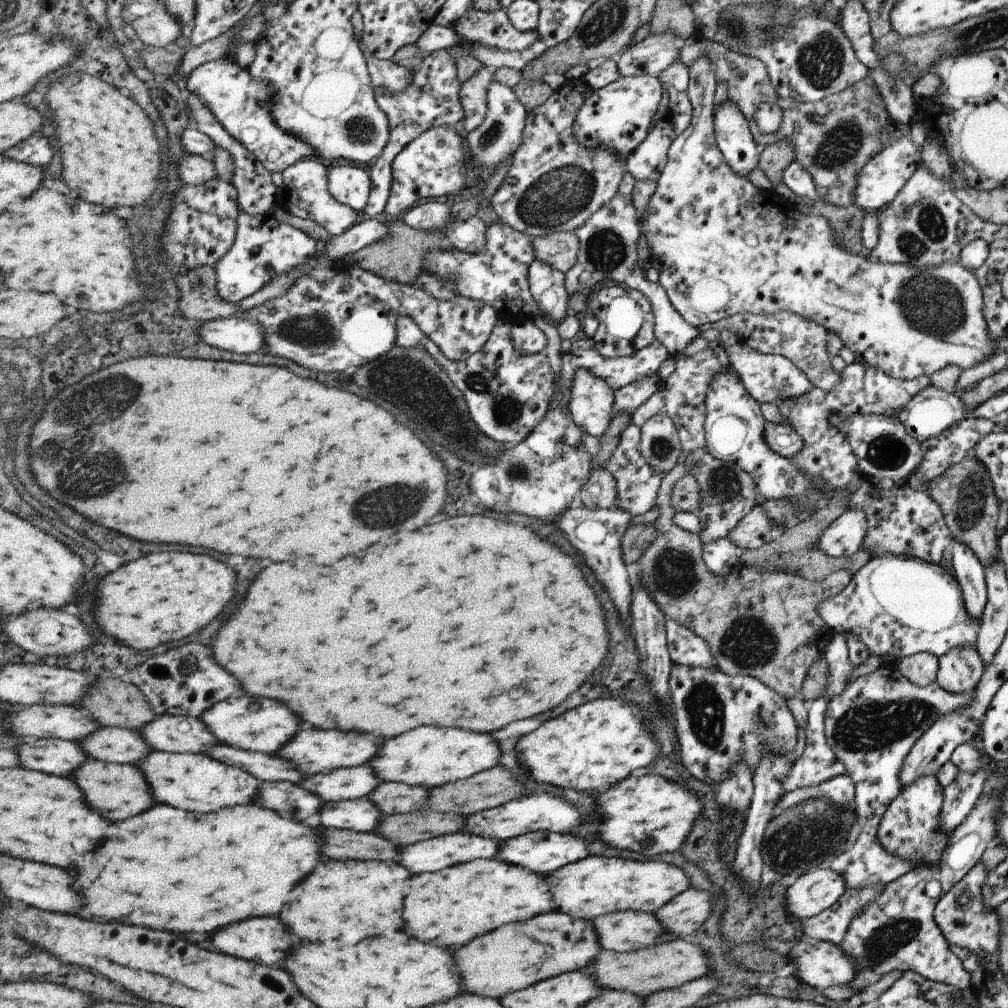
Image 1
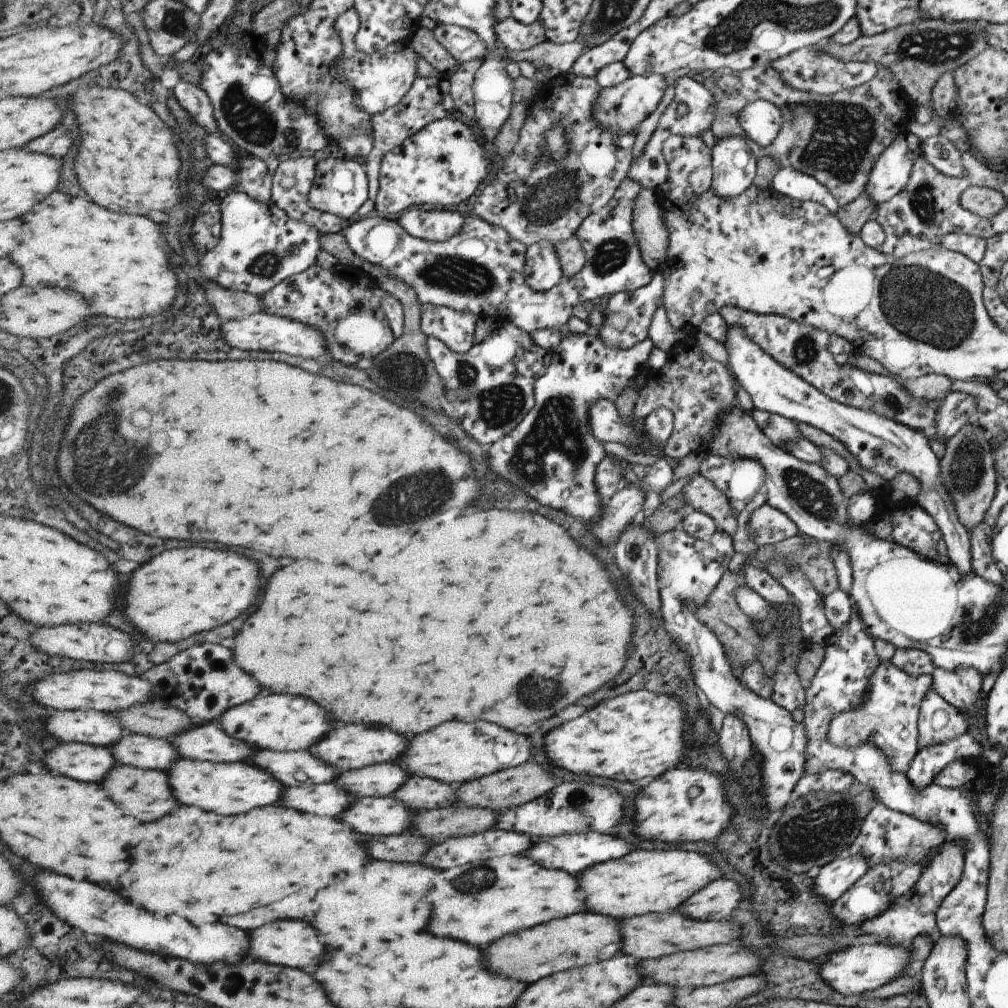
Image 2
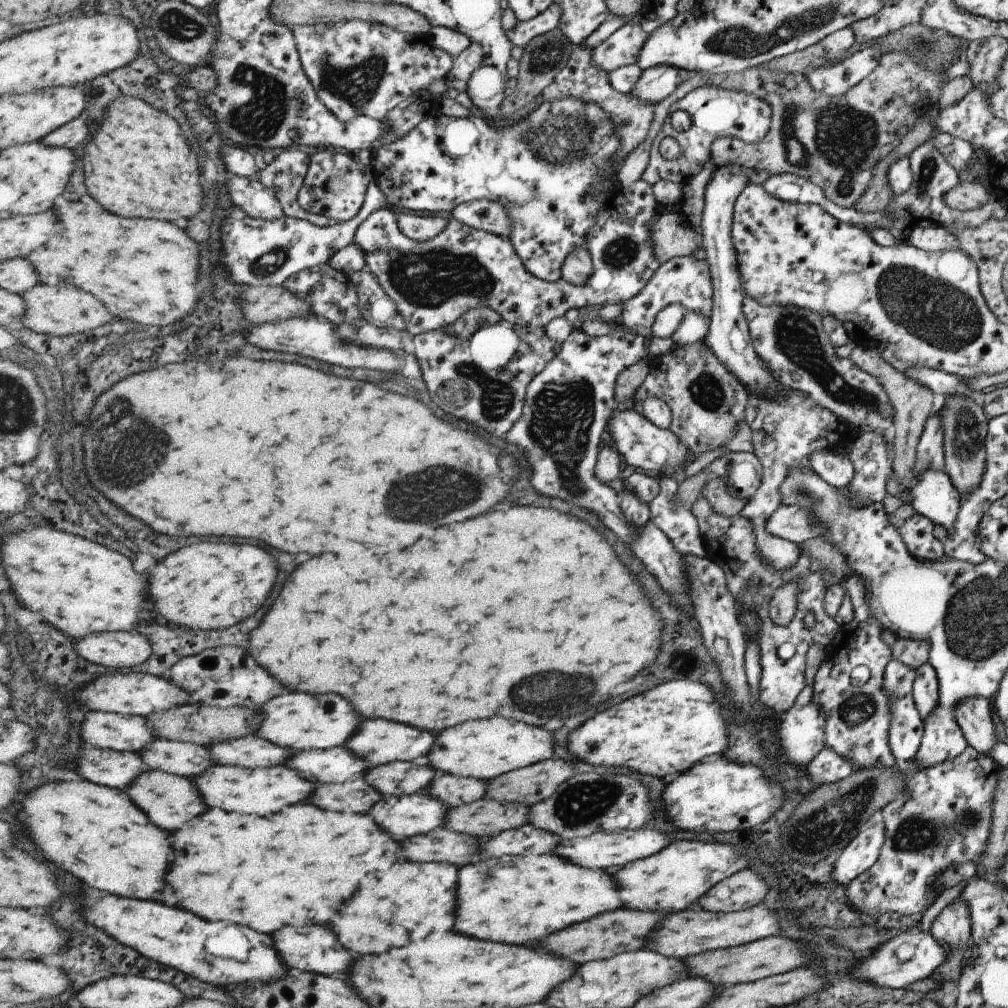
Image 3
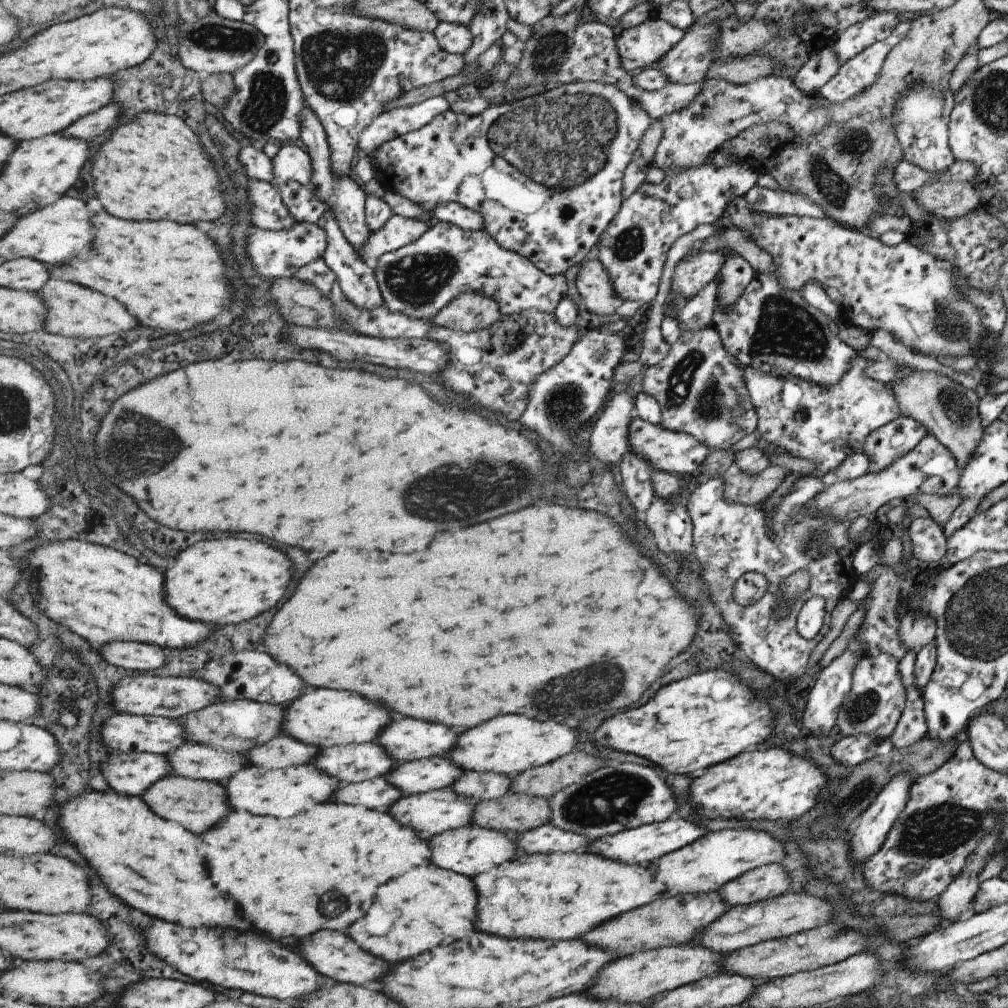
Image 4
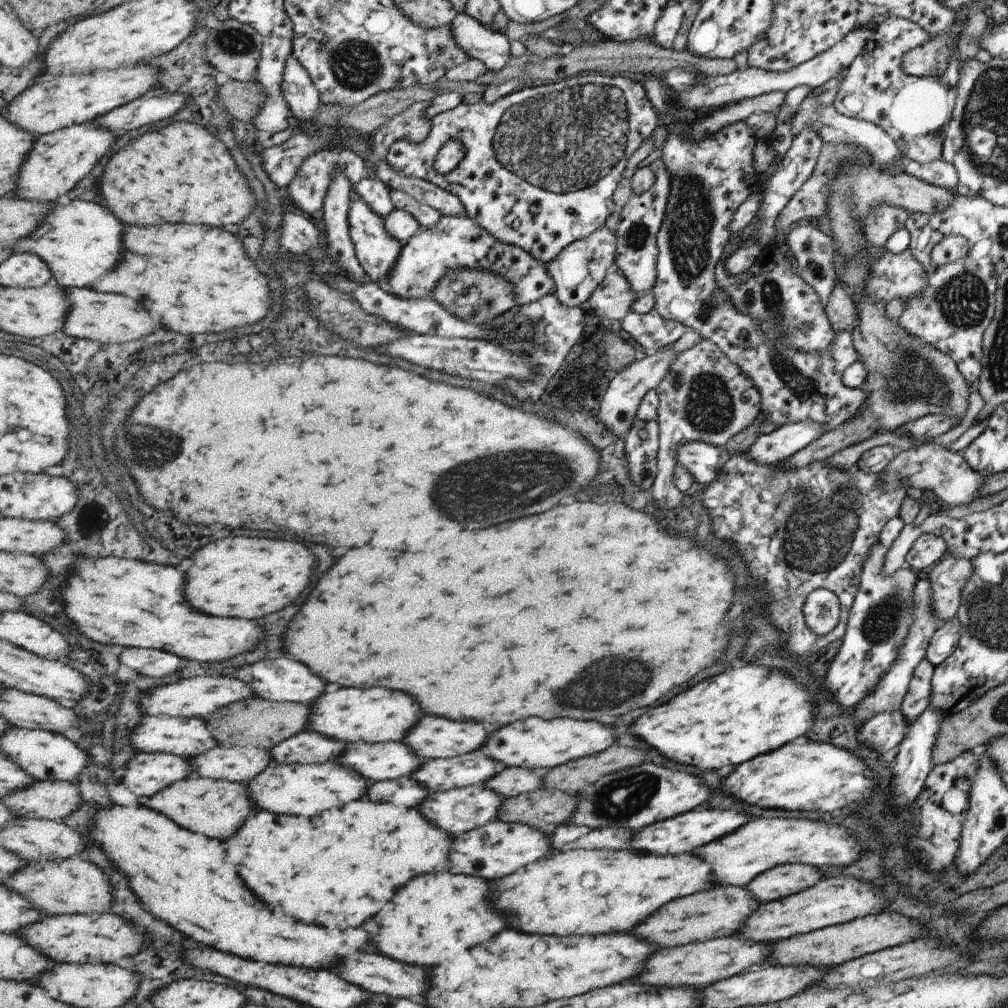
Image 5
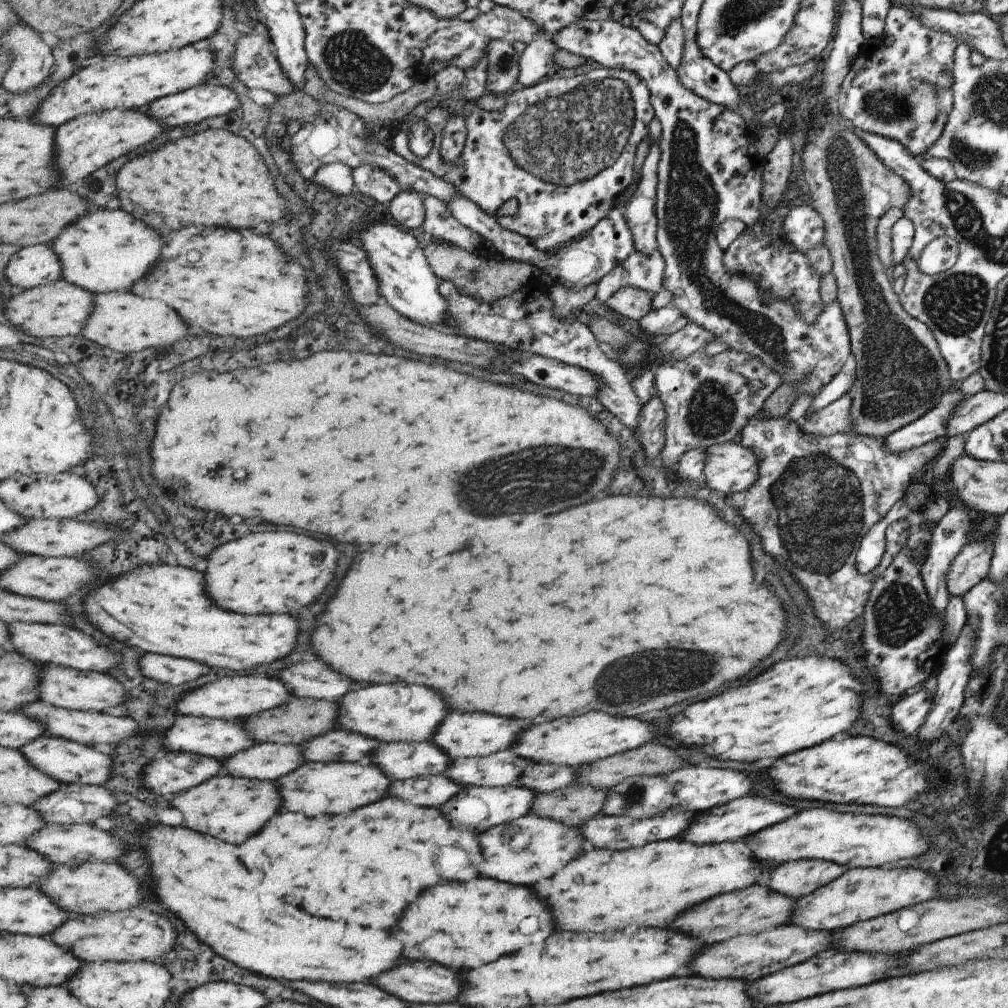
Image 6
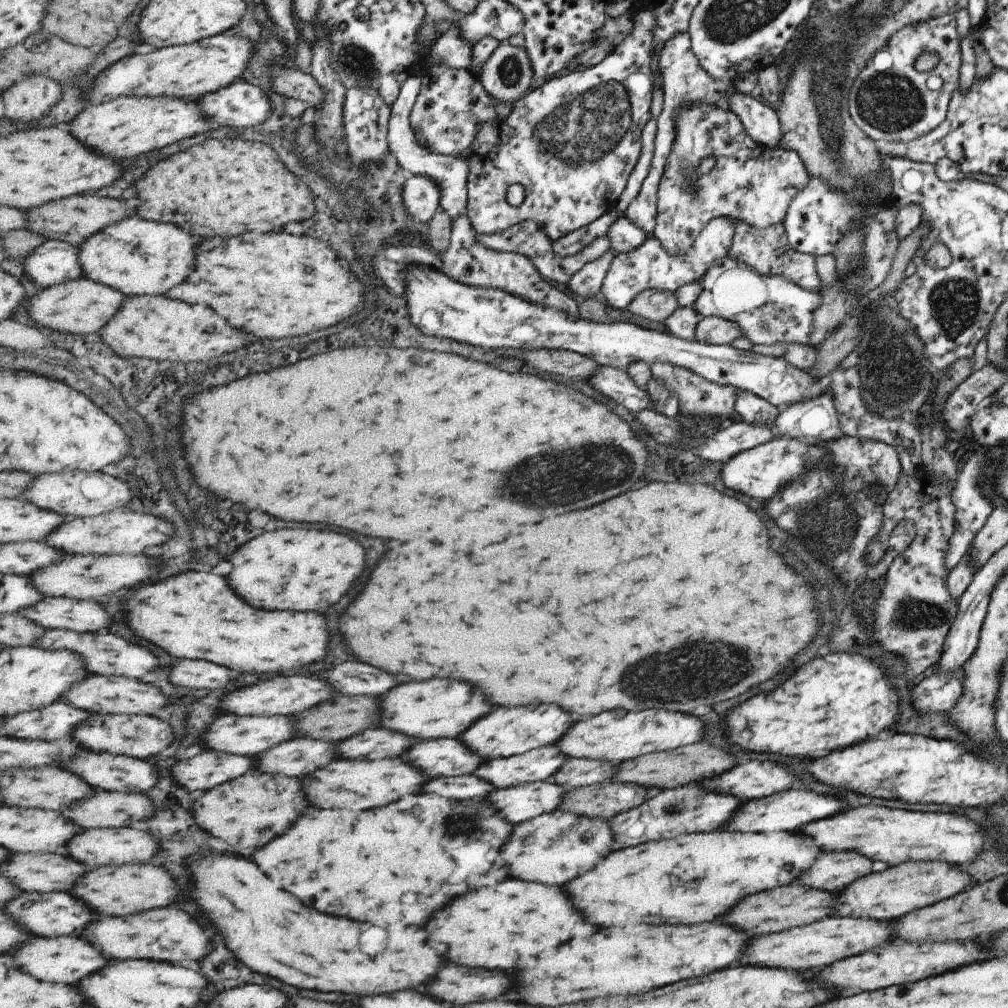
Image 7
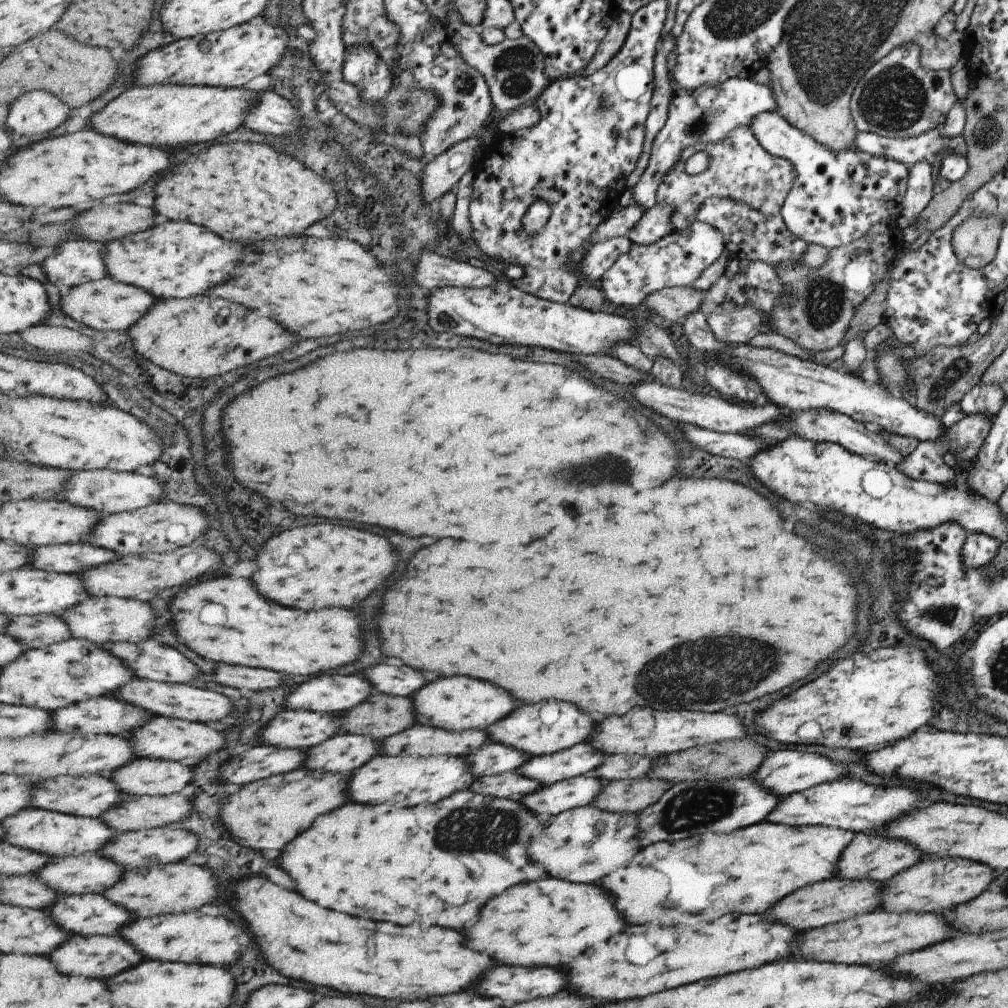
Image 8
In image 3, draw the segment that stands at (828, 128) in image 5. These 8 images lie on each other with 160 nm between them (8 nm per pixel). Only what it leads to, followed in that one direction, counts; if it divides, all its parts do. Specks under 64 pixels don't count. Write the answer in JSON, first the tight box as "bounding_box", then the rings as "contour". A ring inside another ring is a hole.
{"bounding_box":[642,85,770,184],"contour":[[[703,85],[685,93],[681,100],[678,100],[676,108],[685,110],[690,116],[691,125],[687,130],[677,132],[669,116],[664,122],[664,130],[659,133],[656,144],[653,146],[647,170],[643,173],[642,179],[649,184],[657,184],[659,180],[670,180],[686,184],[688,180],[701,170],[703,162],[711,154],[710,144],[715,137],[735,137],[747,143],[756,143],[761,140],[767,129],[770,127],[770,108],[764,100],[744,92],[728,91],[718,89],[711,85]],[[665,137],[676,138],[683,147],[682,154],[677,160],[667,160],[660,151],[659,144]]]}

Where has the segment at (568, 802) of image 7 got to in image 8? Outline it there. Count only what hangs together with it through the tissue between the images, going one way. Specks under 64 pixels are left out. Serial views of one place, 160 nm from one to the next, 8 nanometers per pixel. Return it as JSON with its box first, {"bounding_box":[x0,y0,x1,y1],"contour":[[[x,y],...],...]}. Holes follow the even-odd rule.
{"bounding_box":[589,776,673,814],"contour":[[[652,776],[619,779],[605,783],[589,805],[610,813],[636,814],[657,802],[673,785],[665,778],[654,779]]]}

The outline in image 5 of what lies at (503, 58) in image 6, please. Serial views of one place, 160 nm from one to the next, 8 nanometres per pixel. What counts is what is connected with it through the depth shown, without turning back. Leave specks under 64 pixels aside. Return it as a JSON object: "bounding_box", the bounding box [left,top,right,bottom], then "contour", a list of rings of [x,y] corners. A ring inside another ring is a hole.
{"bounding_box":[449,12,512,70],"contour":[[[466,12],[459,13],[449,26],[456,42],[472,58],[483,61],[487,70],[501,70],[511,60],[512,43],[507,35],[483,26]]]}

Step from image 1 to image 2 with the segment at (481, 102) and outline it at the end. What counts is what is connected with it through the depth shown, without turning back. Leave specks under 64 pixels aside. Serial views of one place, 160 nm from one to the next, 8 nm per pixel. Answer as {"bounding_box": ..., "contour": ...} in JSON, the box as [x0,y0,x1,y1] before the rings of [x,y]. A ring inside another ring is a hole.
{"bounding_box":[449,59,483,119],"contour":[[[481,59],[462,63],[459,70],[460,74],[449,77],[453,89],[451,94],[456,102],[456,107],[461,113],[472,119],[476,118],[476,100],[473,85],[476,74],[483,63]]]}

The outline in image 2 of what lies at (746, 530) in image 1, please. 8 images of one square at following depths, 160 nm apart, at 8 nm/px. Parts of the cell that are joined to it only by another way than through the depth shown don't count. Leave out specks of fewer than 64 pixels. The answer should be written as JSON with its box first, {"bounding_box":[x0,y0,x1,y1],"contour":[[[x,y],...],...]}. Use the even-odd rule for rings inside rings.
{"bounding_box":[746,502,798,547],"contour":[[[765,502],[750,512],[746,525],[750,539],[761,547],[798,534],[788,516]]]}

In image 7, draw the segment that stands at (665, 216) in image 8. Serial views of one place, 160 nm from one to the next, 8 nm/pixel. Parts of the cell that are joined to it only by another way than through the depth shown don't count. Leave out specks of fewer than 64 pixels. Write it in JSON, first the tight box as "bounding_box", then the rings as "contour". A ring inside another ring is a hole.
{"bounding_box":[606,215,649,255],"contour":[[[625,215],[614,222],[606,236],[609,237],[610,248],[616,255],[630,253],[649,238],[644,230]]]}

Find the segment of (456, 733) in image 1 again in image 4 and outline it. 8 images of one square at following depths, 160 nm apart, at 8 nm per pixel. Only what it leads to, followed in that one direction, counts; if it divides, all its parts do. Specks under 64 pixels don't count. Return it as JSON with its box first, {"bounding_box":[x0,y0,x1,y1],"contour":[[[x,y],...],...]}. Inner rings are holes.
{"bounding_box":[448,716,581,775],"contour":[[[497,716],[481,724],[479,728],[471,728],[463,732],[458,746],[448,755],[458,768],[464,771],[480,773],[499,773],[500,775],[521,775],[526,770],[543,766],[561,759],[578,747],[577,742],[581,730],[558,721],[540,721],[527,716]]]}

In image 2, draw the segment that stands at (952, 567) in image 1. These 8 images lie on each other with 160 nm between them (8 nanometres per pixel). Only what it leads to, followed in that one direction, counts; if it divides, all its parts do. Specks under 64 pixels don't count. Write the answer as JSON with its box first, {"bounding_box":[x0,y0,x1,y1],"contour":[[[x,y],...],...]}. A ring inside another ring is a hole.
{"bounding_box":[722,327,972,575],"contour":[[[728,327],[726,340],[722,344],[728,354],[727,360],[731,372],[749,394],[753,409],[773,413],[792,421],[805,422],[823,430],[825,434],[839,440],[859,468],[867,472],[875,472],[883,478],[892,478],[902,471],[914,476],[921,484],[921,491],[912,502],[933,517],[946,544],[945,560],[950,562],[961,575],[972,572],[969,532],[957,520],[949,493],[943,488],[938,473],[939,458],[929,448],[926,434],[876,412],[864,411],[828,399],[820,390],[813,388],[794,372],[788,371],[765,354],[746,337],[745,330],[739,327]]]}

